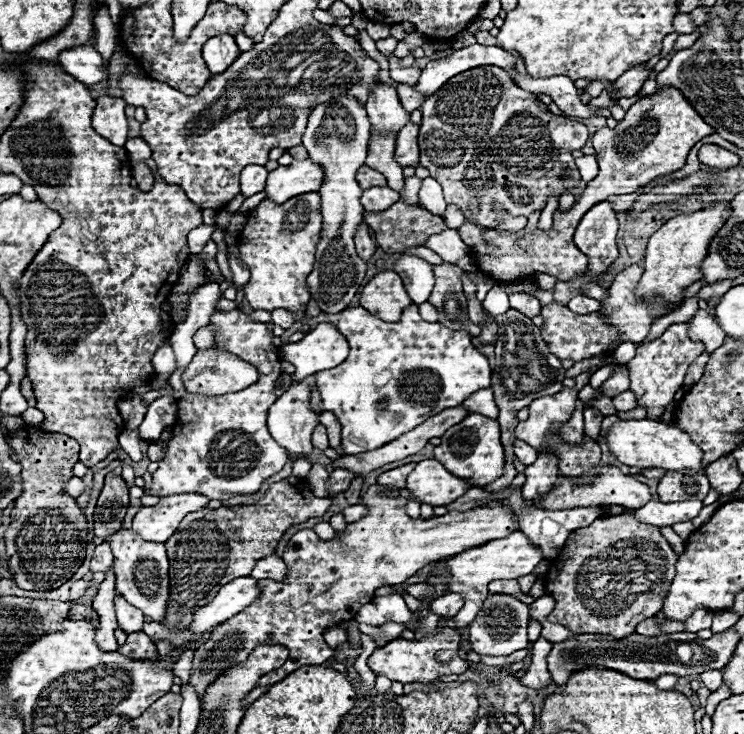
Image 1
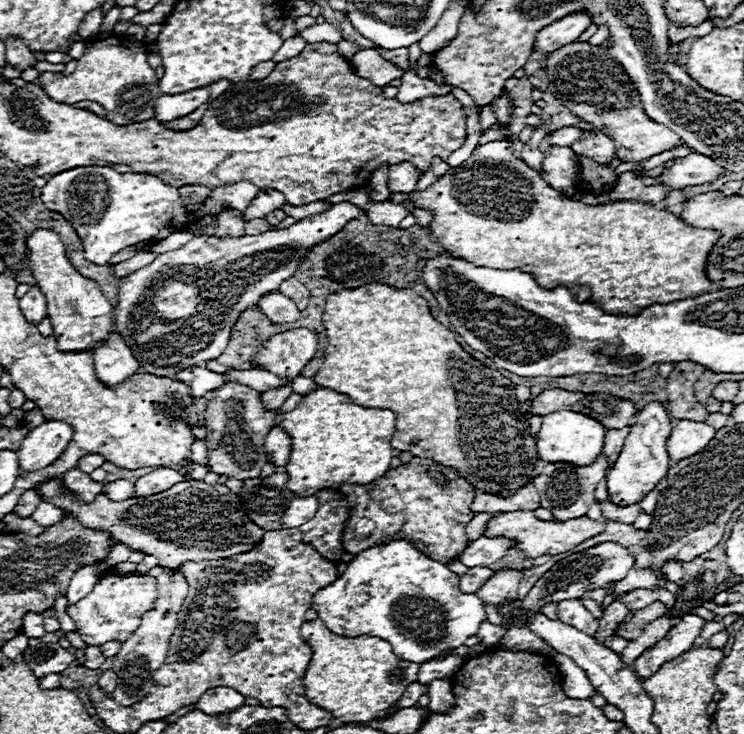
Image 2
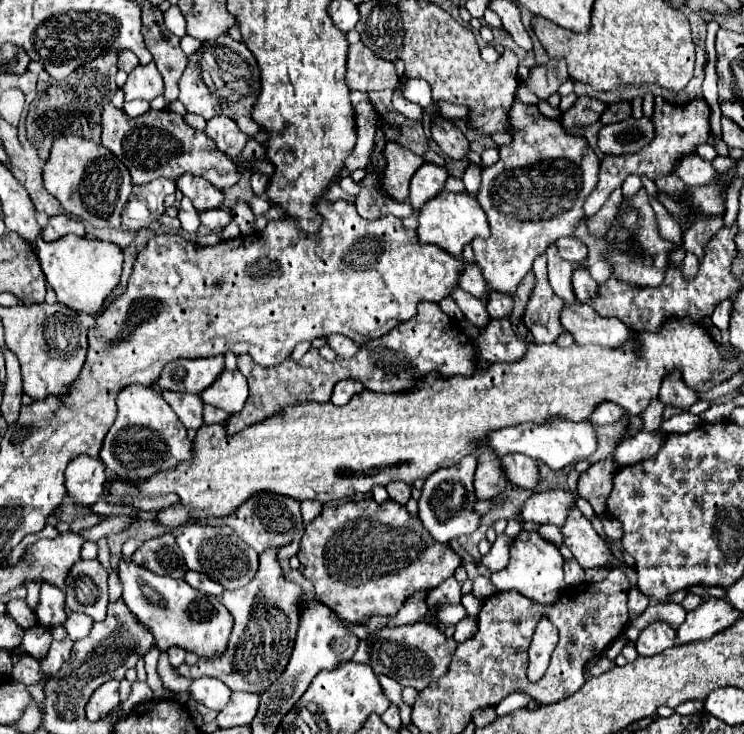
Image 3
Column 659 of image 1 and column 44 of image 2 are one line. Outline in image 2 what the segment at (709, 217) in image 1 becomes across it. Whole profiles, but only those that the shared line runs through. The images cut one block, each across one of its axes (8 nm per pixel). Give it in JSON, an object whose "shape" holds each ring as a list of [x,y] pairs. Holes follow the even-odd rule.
{"shape":[[[36,230],[30,240],[30,270],[36,286],[42,288],[48,304],[48,320],[54,328],[54,338],[60,352],[92,352],[112,332],[112,304],[90,278],[74,270],[64,254],[64,244],[56,232]]]}

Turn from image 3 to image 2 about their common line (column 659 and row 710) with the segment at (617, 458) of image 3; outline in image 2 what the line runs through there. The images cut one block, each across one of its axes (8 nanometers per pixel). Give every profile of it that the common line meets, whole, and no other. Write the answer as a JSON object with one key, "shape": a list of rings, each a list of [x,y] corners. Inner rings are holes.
{"shape":[[[434,680],[434,684],[428,686],[428,694],[430,694],[428,708],[432,712],[448,714],[456,704],[456,698],[452,694],[452,686],[448,680]]]}

